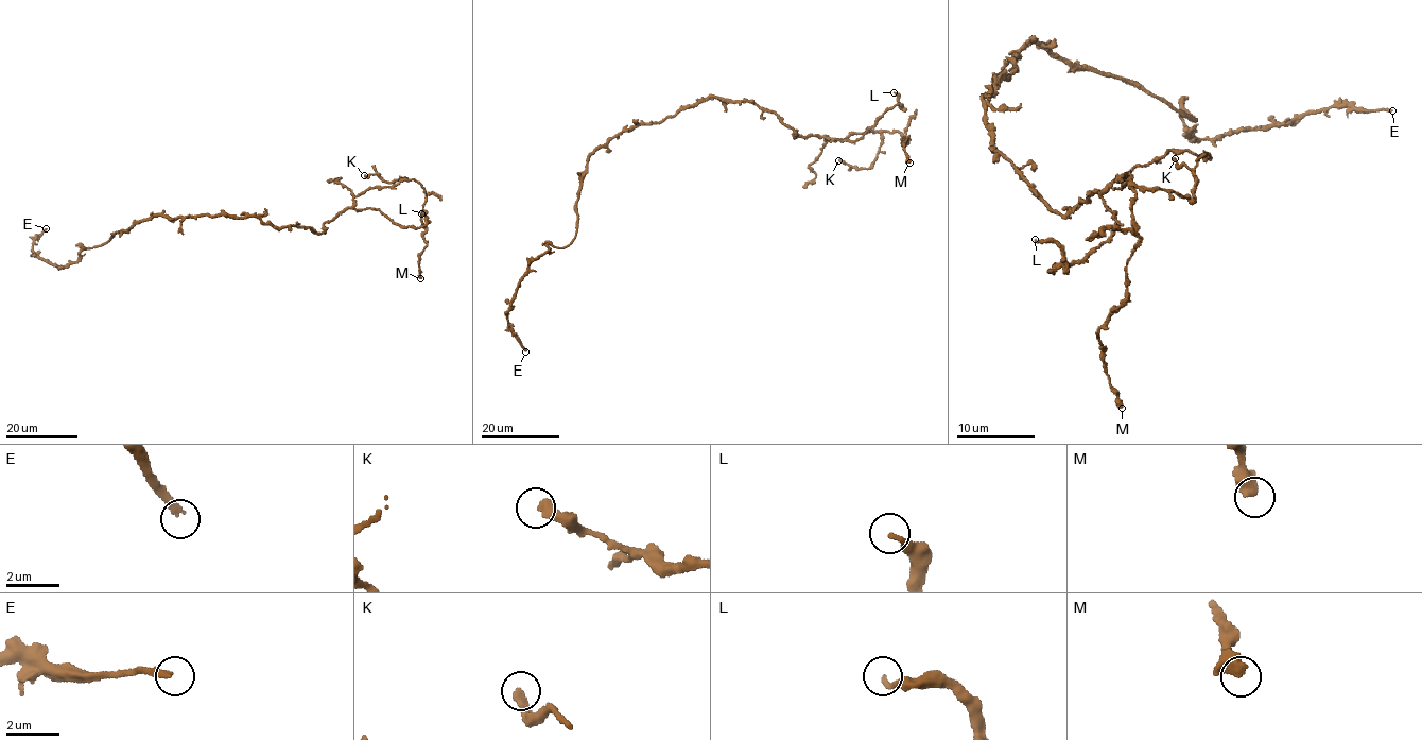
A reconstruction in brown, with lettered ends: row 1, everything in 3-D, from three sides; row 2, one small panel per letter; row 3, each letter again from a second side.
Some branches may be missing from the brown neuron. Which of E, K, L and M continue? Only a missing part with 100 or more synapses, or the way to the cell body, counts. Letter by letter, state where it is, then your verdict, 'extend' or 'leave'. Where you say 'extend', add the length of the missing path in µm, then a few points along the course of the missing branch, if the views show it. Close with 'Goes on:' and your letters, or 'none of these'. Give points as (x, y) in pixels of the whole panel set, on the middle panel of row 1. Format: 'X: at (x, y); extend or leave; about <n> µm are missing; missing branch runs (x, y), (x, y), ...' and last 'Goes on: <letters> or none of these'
E: at (525, 351); extend; about 190 µm are missing
K: at (838, 160); leave
L: at (894, 92); leave
M: at (909, 162); leave
Goes on: E

